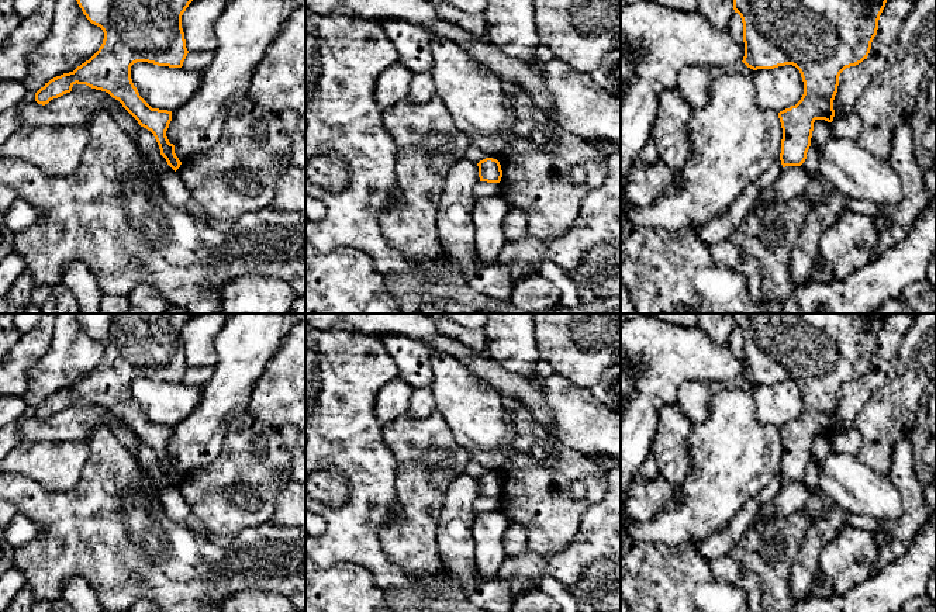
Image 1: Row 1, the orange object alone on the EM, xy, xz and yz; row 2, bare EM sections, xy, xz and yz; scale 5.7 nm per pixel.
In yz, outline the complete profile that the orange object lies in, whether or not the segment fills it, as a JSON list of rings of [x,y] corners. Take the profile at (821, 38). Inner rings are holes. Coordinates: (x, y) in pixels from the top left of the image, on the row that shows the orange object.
[[[733,0],[733,10],[743,23],[745,56],[742,62],[753,70],[792,65],[799,70],[804,82],[801,100],[778,113],[783,128],[780,153],[783,167],[801,166],[805,162],[816,120],[833,121],[833,100],[839,76],[846,68],[867,59],[885,3],[887,0]]]

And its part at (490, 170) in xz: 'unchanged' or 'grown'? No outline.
unchanged

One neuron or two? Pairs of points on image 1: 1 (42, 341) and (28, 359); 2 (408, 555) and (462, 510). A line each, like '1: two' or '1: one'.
1: one
2: two

